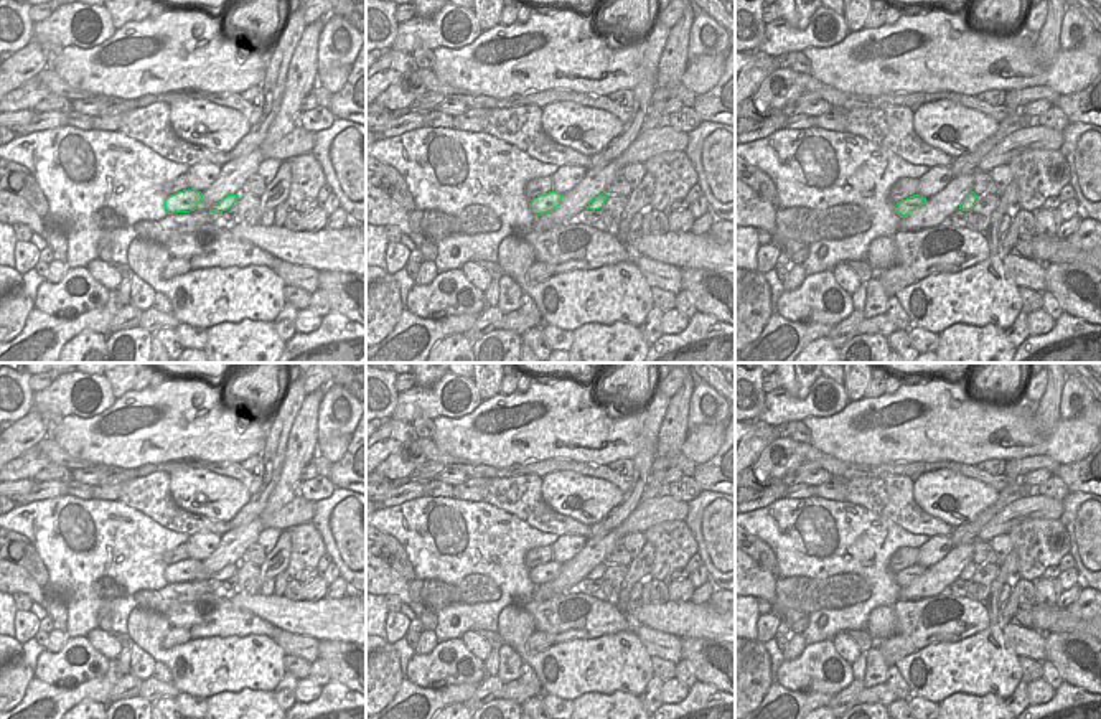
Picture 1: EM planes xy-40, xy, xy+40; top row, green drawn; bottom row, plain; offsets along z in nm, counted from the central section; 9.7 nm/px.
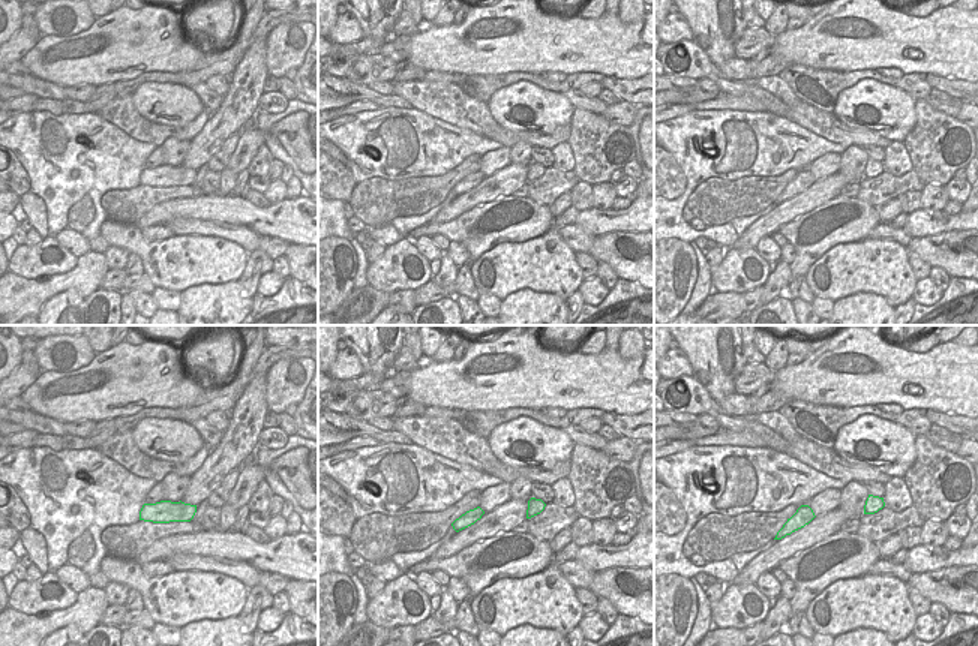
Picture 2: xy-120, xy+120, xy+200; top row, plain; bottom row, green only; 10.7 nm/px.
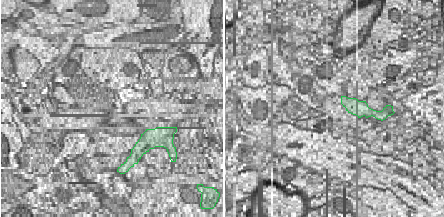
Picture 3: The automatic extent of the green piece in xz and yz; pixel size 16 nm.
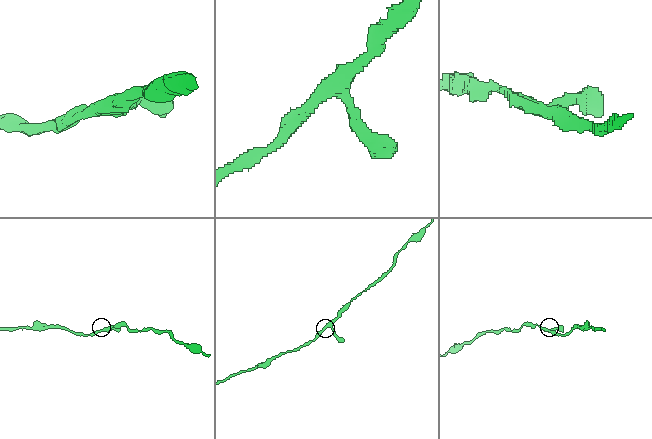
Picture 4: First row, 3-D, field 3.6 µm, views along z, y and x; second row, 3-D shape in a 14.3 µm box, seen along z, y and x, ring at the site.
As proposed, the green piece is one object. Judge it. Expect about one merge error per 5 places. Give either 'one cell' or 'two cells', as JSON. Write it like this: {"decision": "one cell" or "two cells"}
{"decision": "one cell"}

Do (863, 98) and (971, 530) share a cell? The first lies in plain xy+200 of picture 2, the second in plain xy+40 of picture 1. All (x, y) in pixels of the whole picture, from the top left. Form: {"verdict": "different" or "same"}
{"verdict": "different"}

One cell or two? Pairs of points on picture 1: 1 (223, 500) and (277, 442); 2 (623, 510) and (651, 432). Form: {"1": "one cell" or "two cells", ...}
{"1": "two cells", "2": "one cell"}

